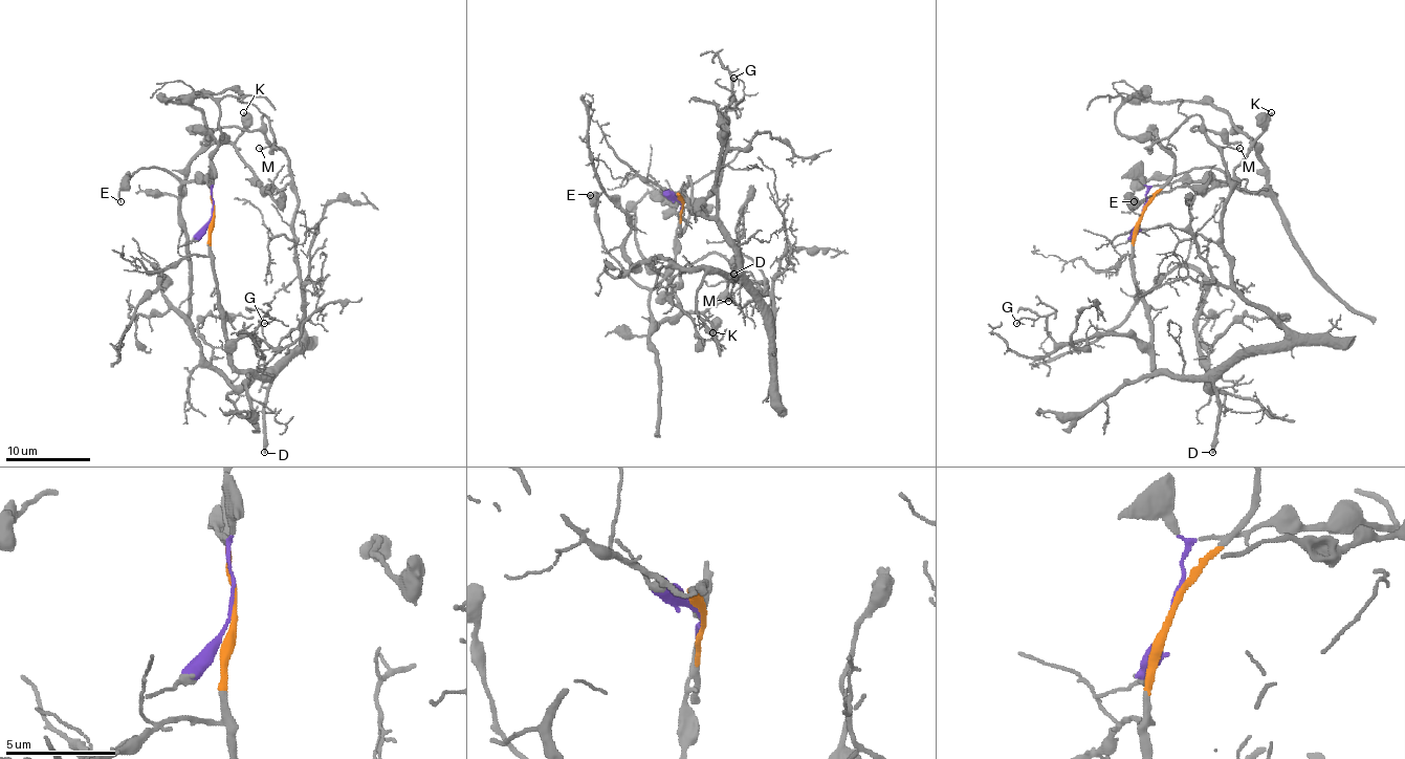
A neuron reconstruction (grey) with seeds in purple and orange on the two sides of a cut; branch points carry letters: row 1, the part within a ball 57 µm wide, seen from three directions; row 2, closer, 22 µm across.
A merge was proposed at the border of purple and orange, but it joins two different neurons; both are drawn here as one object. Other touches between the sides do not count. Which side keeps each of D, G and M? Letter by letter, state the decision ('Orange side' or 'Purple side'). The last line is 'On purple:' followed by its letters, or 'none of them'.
D: Orange side
G: Orange side
M: Orange side
On purple: none of them

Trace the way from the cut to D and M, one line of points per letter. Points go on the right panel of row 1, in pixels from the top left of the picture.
D: (1142, 215), (1134, 242), (1134, 275), (1150, 331), (1150, 364), (1155, 370), (1212, 383), (1219, 406), (1212, 453)
M: (1142, 215), (1153, 368), (1219, 376), (1278, 345), (1285, 329), (1235, 287), (1223, 244), (1221, 147), (1239, 147)

